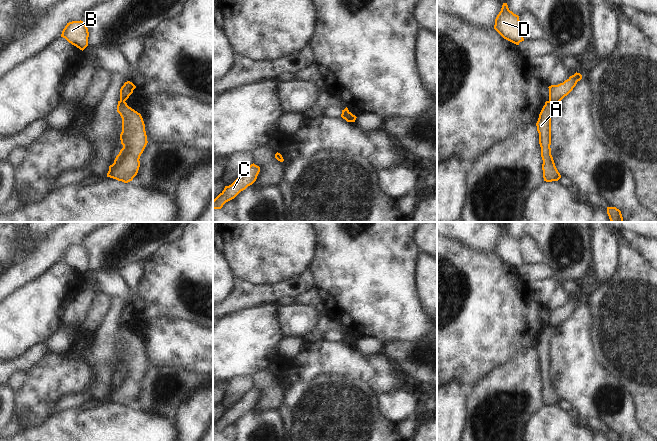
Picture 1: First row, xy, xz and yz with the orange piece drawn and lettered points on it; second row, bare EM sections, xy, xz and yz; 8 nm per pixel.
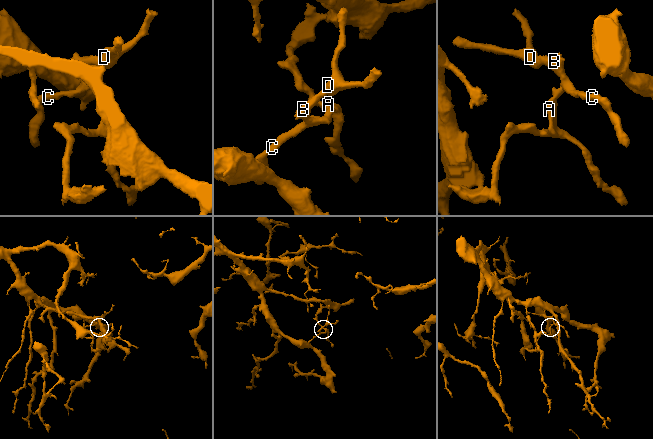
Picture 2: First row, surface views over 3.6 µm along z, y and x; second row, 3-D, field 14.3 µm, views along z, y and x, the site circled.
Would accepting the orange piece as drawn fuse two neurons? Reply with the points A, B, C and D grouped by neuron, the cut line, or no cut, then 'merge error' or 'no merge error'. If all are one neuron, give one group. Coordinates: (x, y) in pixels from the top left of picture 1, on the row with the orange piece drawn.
groups A / B C D; cut yz (549, 100), (555, 104); merge error

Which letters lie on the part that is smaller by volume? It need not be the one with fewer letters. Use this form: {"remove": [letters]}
{"remove": ["B", "C", "D"]}

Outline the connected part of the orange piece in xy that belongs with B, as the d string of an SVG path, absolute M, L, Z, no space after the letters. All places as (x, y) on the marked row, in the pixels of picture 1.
M81 20L67 23L61 37L82 51L88 46L88 28Z

